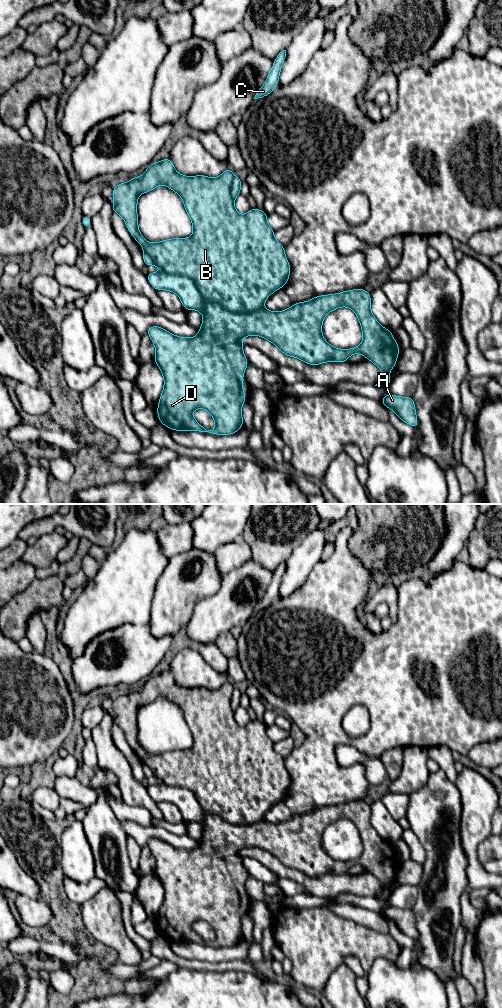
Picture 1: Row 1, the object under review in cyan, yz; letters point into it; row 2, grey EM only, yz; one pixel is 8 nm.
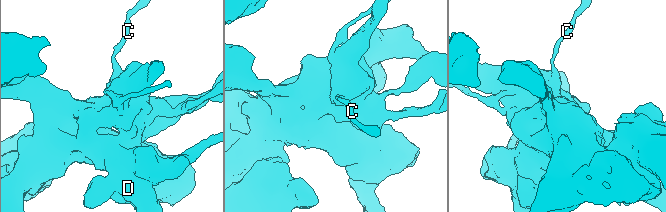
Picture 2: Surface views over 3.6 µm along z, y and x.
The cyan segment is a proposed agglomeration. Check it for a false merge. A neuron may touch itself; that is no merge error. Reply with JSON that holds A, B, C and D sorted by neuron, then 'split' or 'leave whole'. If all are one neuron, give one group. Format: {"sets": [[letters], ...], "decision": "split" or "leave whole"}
{"sets": [["A", "B", "D"], ["C"]], "decision": "split"}

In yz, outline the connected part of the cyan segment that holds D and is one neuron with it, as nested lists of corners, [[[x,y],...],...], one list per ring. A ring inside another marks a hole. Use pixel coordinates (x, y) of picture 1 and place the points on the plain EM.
[[[166,670],[151,675],[142,689],[135,688],[113,699],[113,724],[123,730],[130,746],[149,766],[154,776],[169,787],[189,790],[204,812],[203,834],[195,849],[175,848],[155,837],[147,842],[156,862],[154,873],[164,889],[157,920],[160,935],[174,943],[199,943],[214,947],[231,947],[242,940],[241,919],[246,913],[243,886],[249,875],[243,865],[241,851],[252,847],[269,852],[283,866],[309,877],[347,874],[351,867],[362,866],[383,884],[383,890],[375,898],[387,900],[391,895],[390,882],[396,878],[400,861],[392,843],[381,838],[372,826],[369,804],[357,800],[316,808],[278,824],[264,820],[266,811],[288,794],[291,779],[284,758],[275,751],[274,743],[267,735],[265,723],[251,720],[245,727],[237,724],[231,708],[233,690],[230,679],[216,690],[184,688],[177,685],[172,672]],[[160,696],[182,710],[193,738],[193,747],[189,750],[149,755],[140,745],[138,709]],[[340,819],[351,820],[359,832],[363,852],[355,860],[334,860],[322,847],[324,829]],[[198,920],[211,926],[215,932],[214,941],[207,943],[192,928],[192,924]]]

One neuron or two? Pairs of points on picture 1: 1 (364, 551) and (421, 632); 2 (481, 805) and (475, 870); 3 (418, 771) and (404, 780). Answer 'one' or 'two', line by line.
1: two
2: one
3: one

